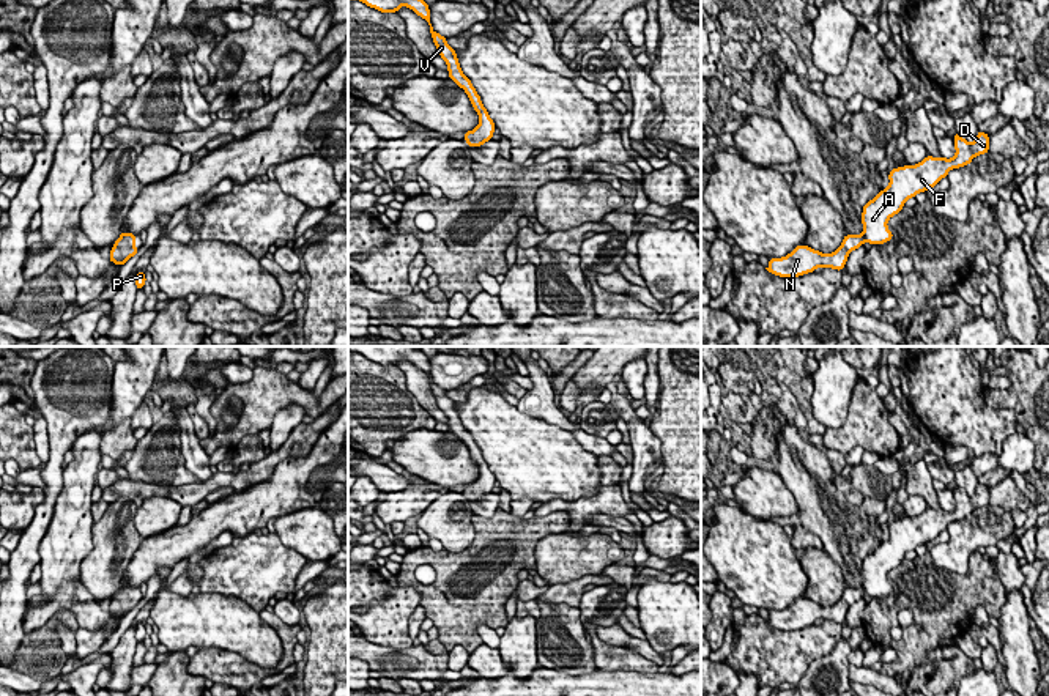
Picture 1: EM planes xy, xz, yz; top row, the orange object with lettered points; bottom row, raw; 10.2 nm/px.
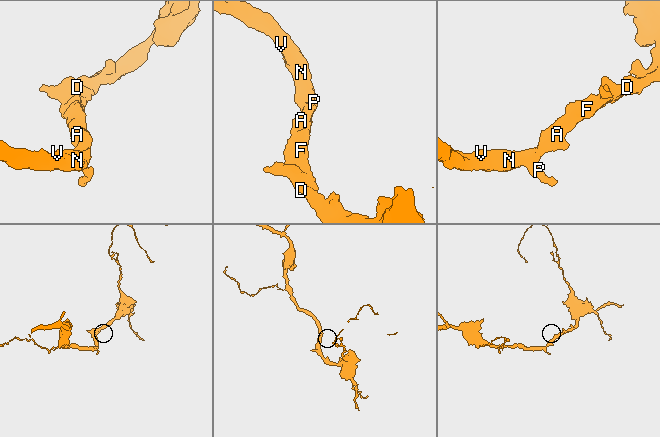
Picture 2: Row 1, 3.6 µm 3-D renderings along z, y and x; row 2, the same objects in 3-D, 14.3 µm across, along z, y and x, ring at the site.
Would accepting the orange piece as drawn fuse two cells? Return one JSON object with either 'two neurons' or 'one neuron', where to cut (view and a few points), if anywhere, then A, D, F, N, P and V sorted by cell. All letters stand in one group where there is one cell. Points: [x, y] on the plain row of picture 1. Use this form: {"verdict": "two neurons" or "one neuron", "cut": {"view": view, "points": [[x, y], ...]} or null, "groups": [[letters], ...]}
{"verdict": "one neuron", "cut": null, "groups": [["A", "D", "F", "N", "P", "V"]]}

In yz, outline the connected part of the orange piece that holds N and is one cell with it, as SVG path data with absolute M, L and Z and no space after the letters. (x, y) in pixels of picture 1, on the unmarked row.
M981 483L973 496L958 487L953 496L956 507L951 512L926 509L915 518L895 520L888 526L890 537L863 557L863 584L855 589L844 587L843 597L835 605L822 606L799 597L786 609L769 611L765 622L778 630L800 630L821 619L843 624L849 606L863 595L888 595L895 587L888 583L887 575L904 561L907 551L934 540L950 523L972 516L975 509L989 505L989 488Z

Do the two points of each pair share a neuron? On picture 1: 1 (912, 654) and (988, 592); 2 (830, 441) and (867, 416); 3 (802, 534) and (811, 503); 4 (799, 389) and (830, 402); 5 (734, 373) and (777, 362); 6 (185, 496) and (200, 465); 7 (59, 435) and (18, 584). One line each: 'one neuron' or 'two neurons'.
1: one neuron
2: one neuron
3: two neurons
4: two neurons
5: one neuron
6: two neurons
7: one neuron

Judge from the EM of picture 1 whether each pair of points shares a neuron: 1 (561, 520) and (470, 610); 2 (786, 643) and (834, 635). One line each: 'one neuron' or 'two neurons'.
1: one neuron
2: one neuron

